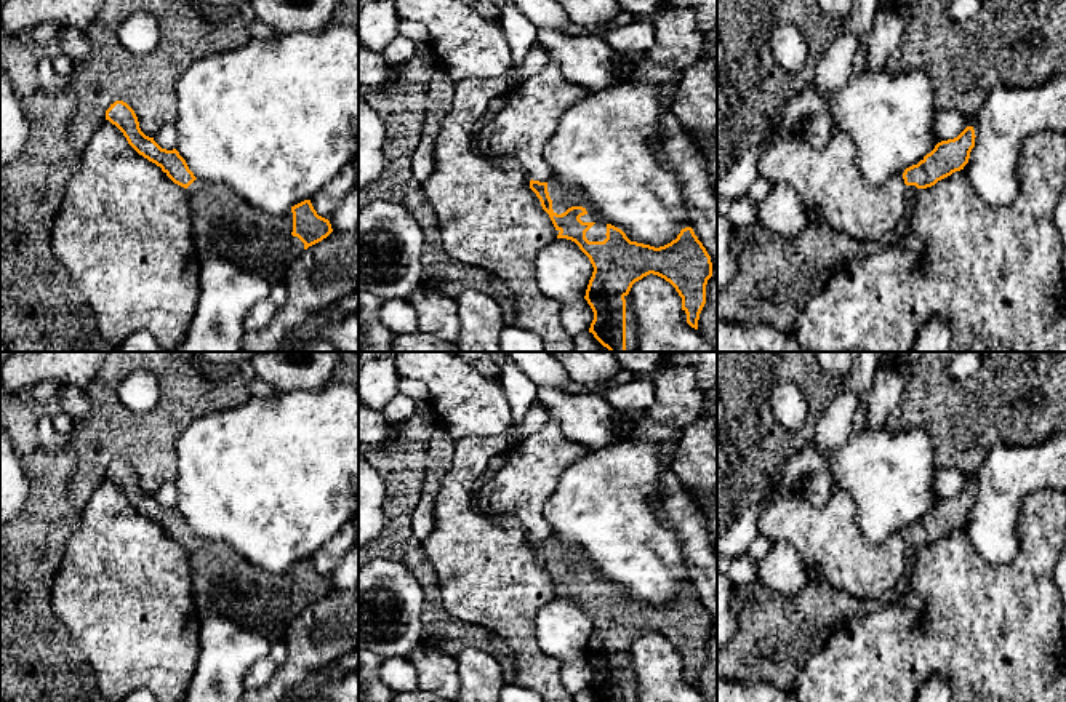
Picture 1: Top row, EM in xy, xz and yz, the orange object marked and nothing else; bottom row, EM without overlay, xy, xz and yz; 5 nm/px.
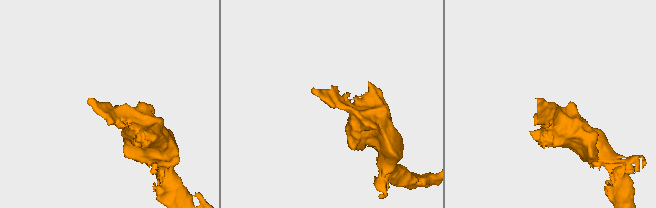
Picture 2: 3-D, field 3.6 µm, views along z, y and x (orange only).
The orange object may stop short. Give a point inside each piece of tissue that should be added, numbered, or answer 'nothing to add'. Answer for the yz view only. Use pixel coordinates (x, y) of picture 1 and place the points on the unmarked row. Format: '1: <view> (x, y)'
1: yz (777, 635)

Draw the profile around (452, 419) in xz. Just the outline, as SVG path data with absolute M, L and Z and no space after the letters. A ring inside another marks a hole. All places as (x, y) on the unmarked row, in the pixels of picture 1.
M395 352L402 377L421 381L439 425L455 440L499 437L512 424L503 385L453 352Z

